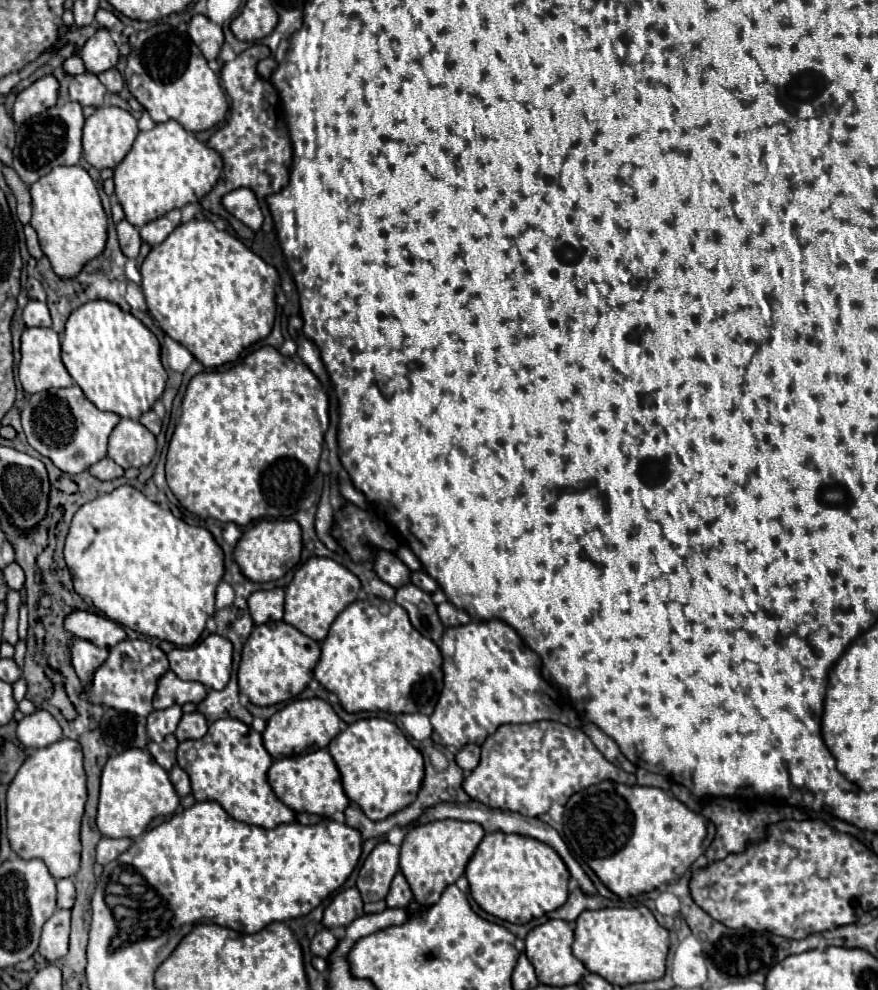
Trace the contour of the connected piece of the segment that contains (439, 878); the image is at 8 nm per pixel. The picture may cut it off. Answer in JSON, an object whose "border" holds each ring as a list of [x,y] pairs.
{"border":[[[443,819],[443,821],[429,821],[425,825],[413,827],[401,845],[401,871],[411,885],[413,897],[419,905],[433,905],[439,901],[441,893],[455,883],[463,873],[465,867],[475,853],[477,845],[481,843],[485,831],[477,823],[457,821],[457,819]]]}

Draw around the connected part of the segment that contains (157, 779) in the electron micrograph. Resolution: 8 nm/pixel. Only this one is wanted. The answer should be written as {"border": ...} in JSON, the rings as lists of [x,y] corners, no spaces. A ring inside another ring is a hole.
{"border":[[[127,749],[109,757],[101,773],[101,795],[97,811],[97,827],[105,837],[139,837],[155,817],[173,815],[179,805],[179,795],[163,767],[143,749]]]}

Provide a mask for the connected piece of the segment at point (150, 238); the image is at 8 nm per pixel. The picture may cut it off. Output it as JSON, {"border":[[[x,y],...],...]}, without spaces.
{"border":[[[173,209],[173,211],[169,211],[167,215],[163,215],[163,217],[151,221],[151,223],[143,225],[143,227],[139,229],[139,235],[141,235],[141,239],[143,239],[145,243],[149,243],[149,245],[159,245],[159,243],[163,243],[163,239],[167,239],[167,235],[169,235],[179,223],[181,223],[181,211],[179,211],[179,209]]]}

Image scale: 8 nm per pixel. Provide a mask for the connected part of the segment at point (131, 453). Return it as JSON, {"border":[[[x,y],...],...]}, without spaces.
{"border":[[[121,419],[109,437],[109,453],[123,469],[149,465],[155,457],[155,435],[139,421]]]}

